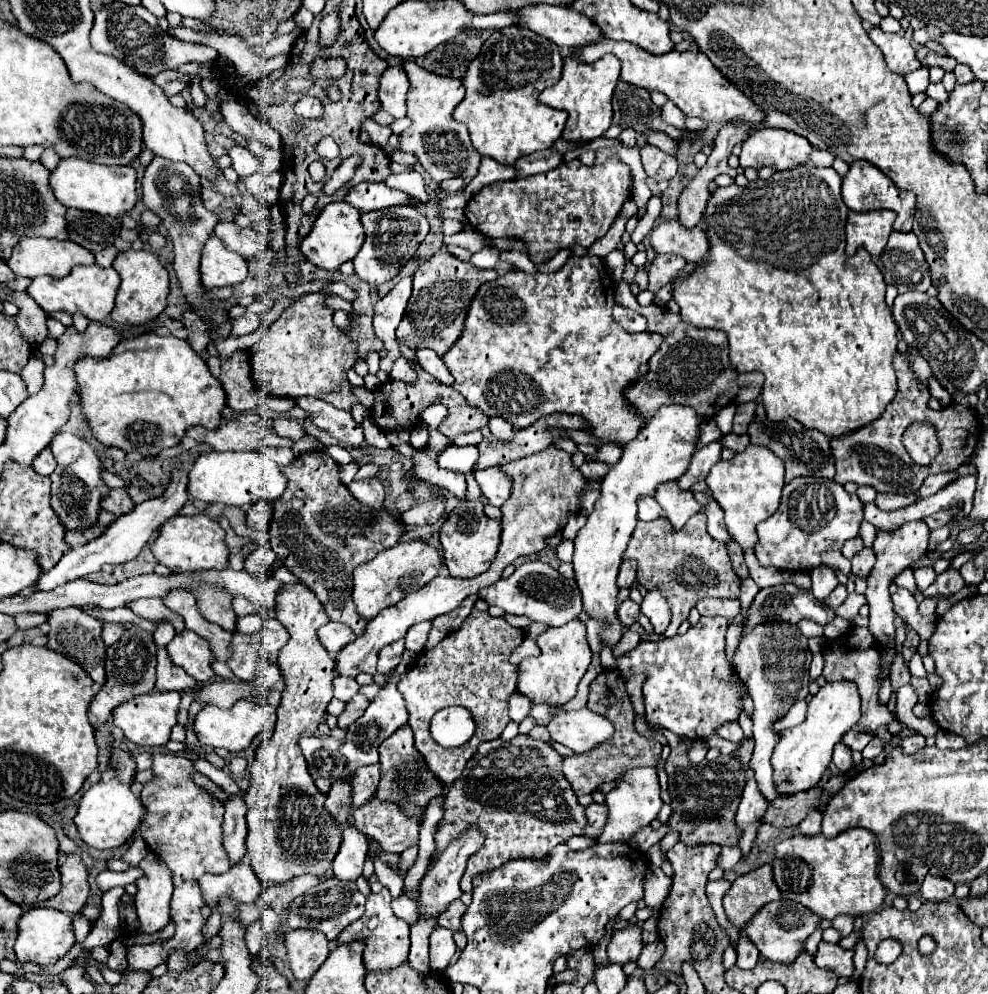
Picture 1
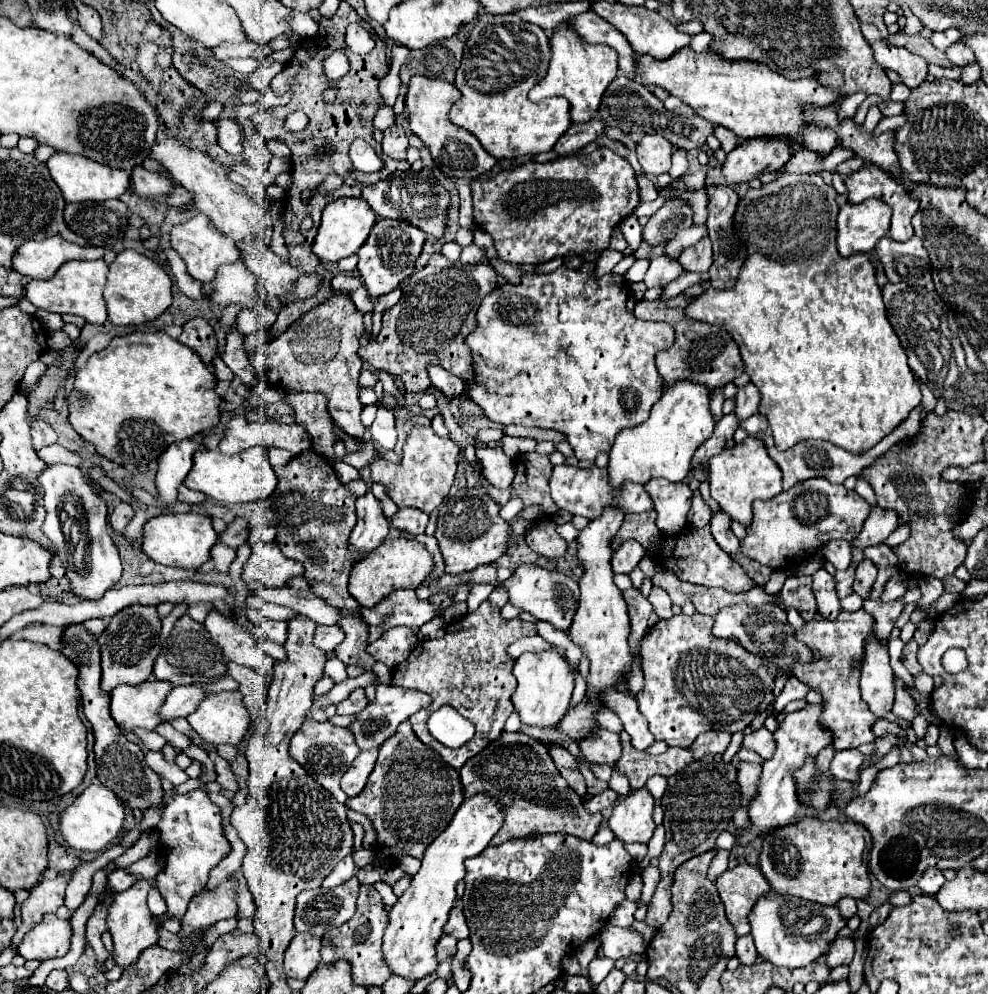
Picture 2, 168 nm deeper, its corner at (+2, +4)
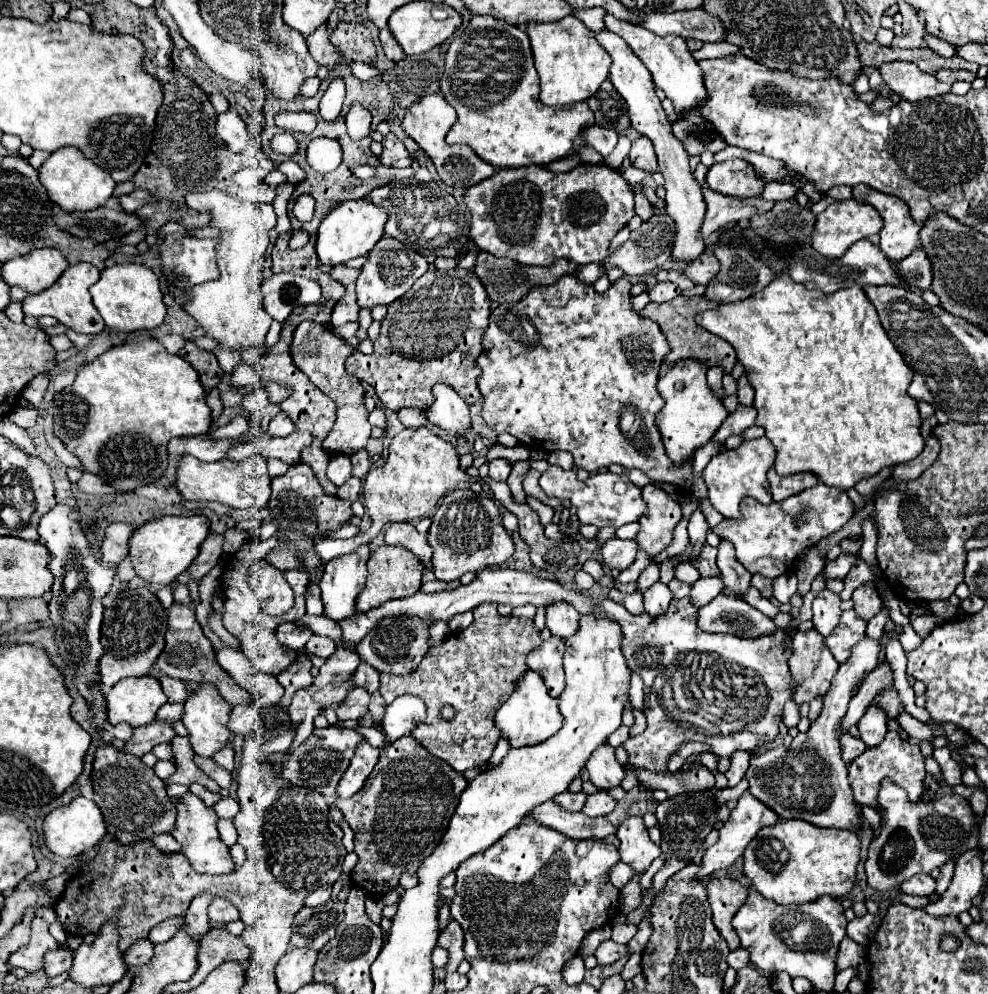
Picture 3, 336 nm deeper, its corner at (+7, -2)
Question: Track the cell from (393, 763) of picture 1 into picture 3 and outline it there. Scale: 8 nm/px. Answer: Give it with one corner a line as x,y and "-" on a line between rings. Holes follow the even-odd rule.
402,736
390,744
384,744
380,748
380,760
362,790
348,800
336,800
336,808
344,814
344,820
356,832
354,852
358,854
358,864
352,870
352,882
366,888
368,894
380,896
398,886
402,872
414,874
420,860
424,860
434,850
434,846
446,832
450,816
454,814
458,798
466,790
466,786
468,782
462,774
454,772
436,756
430,756
430,752
426,752
412,736

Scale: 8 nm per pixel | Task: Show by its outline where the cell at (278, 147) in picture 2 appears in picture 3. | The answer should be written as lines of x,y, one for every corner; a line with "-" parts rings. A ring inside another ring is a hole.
294,160
278,162
276,168
278,168
282,174
288,176
288,182
290,182
290,184
298,184
298,182
302,182
302,180
306,178
306,172
304,172
304,170
294,162

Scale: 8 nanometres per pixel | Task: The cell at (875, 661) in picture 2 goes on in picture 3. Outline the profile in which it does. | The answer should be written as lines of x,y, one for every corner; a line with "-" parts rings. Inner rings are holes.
868,706
864,716
858,722
858,730
860,730
860,738
866,742
868,748
878,746
882,742
882,738
886,736
888,728
886,728
886,712
880,706

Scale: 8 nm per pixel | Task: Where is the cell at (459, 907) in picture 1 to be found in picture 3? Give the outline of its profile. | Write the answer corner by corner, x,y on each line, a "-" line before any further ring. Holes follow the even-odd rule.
450,918
448,926
442,930
438,944
450,952
450,964
446,966
446,972
454,972
464,960
464,932
454,918

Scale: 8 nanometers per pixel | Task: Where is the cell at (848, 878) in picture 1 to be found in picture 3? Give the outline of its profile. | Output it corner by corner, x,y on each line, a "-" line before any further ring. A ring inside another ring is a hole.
780,820
770,828
762,828
758,836
748,844
744,852
744,874
752,880
752,886
774,900
776,904
804,904
814,902
822,896
844,898
856,882
856,866
860,862
860,838
850,830
840,828
818,828
802,820

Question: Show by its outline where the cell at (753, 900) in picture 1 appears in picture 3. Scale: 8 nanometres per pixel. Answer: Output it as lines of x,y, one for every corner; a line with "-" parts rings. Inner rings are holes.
710,878
708,882
708,900
712,906
712,916
718,932
728,942
730,950
740,946
738,934
734,932
732,918
748,898
748,888
732,878

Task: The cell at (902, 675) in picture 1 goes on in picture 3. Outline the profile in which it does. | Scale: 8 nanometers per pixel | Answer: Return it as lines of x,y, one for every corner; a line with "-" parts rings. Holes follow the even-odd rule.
902,712
902,714
898,716
898,724
900,724
900,726
910,734
910,738
914,738
914,740
928,740
928,742
934,740
932,730
930,730
924,722
920,722
920,720
916,720
914,716
910,716
908,712

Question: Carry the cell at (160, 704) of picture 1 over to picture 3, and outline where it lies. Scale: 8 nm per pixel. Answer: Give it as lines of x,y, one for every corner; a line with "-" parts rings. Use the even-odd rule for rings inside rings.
144,676
138,680
122,680
106,694
108,722
112,726
126,722
132,728
142,726
156,718
160,706
168,702
158,680

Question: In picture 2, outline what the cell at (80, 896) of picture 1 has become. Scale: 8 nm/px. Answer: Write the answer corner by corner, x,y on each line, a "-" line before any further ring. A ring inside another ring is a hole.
51,876
43,882
39,882
31,892
29,898
21,906
23,926
19,926
17,934
11,940
11,948
17,948
19,942
23,942
23,936
33,928
33,924
39,922
39,918
47,912
55,912
59,906
63,906
67,880
61,876

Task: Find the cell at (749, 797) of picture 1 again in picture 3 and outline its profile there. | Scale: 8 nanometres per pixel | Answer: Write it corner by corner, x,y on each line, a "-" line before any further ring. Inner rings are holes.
734,752
732,756
732,764
730,764
730,770
726,772
726,778
728,778
728,788
734,788
746,774
748,770
748,760
750,760
750,754
748,752

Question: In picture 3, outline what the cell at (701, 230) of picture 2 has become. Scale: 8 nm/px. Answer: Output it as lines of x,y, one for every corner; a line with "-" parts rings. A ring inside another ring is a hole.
706,182
702,184
702,194
706,198
706,216
700,226
702,238
708,238
710,234
718,232
720,228
732,224
732,222
746,222
752,214
762,214
774,206
774,202
758,200
758,198
736,198
736,196
724,196
716,190
712,190

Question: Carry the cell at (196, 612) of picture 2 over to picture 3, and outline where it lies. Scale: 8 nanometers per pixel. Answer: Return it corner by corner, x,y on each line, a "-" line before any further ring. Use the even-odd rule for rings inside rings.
213,611
209,616
208,620
209,628
216,633
226,646
232,646
239,648
239,640
232,636
225,628
222,623
222,617
219,613

